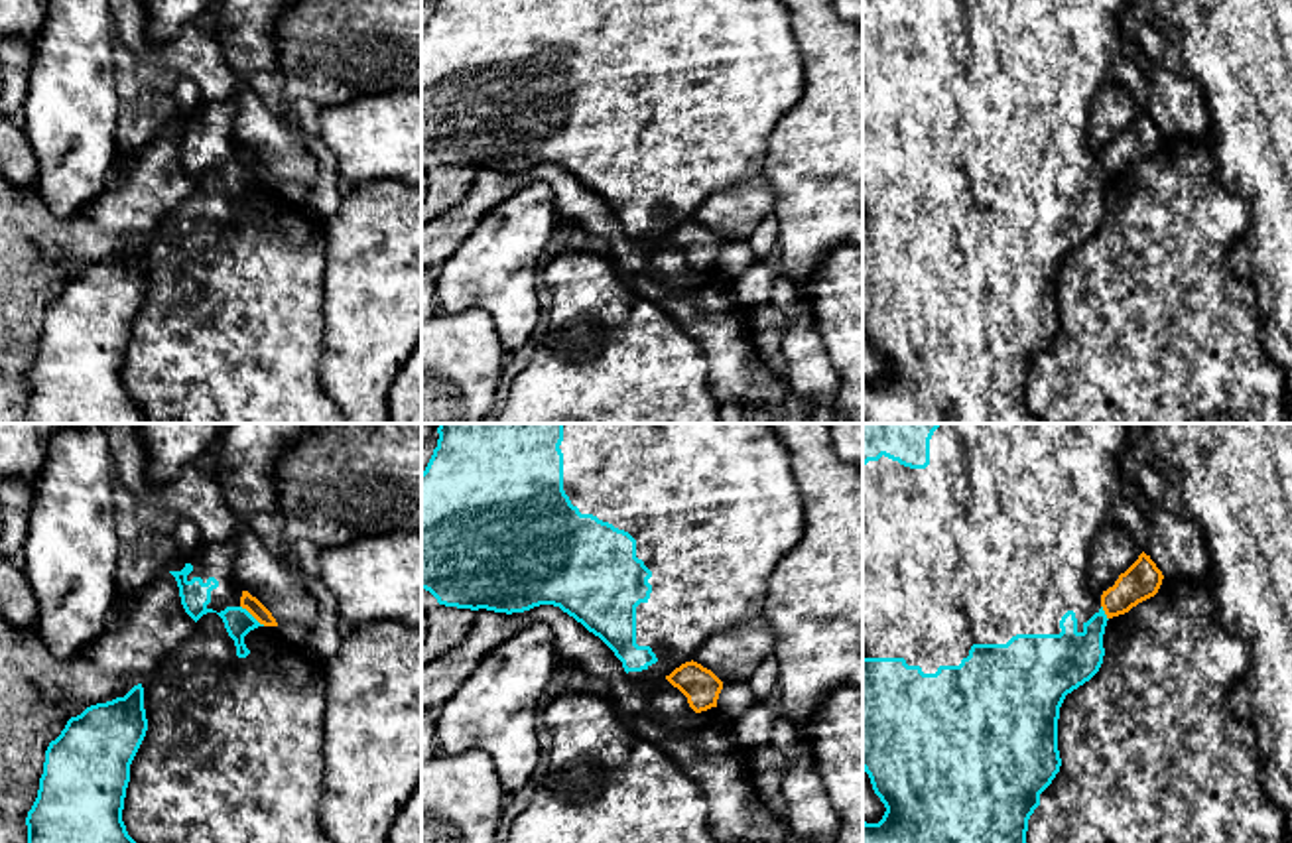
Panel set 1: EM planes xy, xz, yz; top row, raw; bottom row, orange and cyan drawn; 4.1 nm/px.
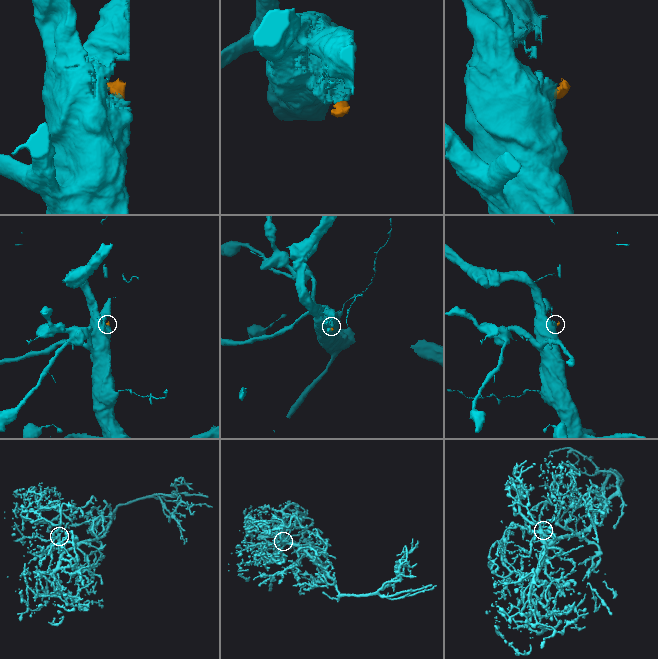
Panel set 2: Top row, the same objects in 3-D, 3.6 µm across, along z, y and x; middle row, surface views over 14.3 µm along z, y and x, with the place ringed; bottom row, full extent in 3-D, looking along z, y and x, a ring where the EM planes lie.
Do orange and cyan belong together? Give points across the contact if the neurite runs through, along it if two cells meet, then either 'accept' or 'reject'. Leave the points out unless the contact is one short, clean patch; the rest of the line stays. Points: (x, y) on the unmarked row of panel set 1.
along xy (241, 164), (264, 184) | reject

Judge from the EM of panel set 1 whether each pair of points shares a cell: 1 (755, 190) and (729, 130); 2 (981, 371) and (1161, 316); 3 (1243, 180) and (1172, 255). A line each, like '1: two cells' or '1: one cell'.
1: two cells
2: two cells
3: two cells

